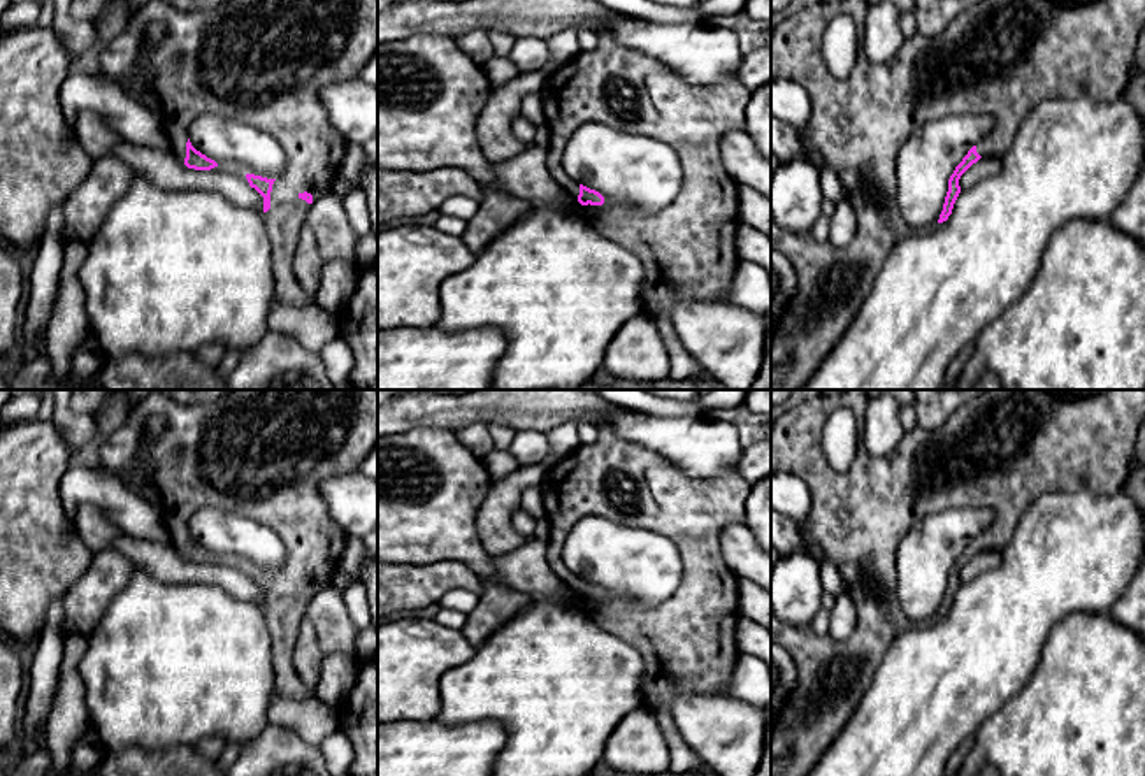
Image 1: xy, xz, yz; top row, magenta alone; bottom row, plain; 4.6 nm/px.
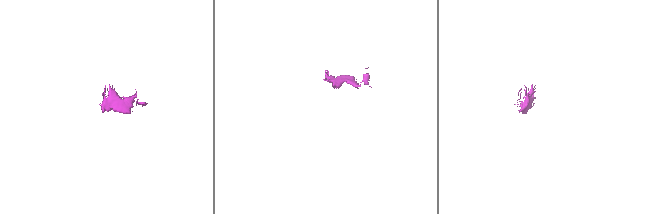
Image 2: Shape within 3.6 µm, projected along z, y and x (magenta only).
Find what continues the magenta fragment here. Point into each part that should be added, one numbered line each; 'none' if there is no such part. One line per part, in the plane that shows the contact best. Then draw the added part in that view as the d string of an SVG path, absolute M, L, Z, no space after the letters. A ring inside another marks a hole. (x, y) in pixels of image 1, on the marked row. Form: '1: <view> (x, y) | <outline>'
1: xy (264, 62) | M162 0L148 2L133 11L126 26L100 53L100 72L119 79L142 65L151 75L158 100L158 116L169 139L169 151L184 163L190 125L202 114L251 123L272 135L286 158L284 172L272 184L270 209L260 214L272 244L272 270L276 297L286 304L314 302L293 272L293 256L311 204L299 195L307 191L313 202L328 193L339 174L344 139L330 123L320 102L320 91L334 83L356 79L371 56L378 51L378 0L225 0L202 11L179 11ZM158 23L165 35L153 46L144 46L144 33Z

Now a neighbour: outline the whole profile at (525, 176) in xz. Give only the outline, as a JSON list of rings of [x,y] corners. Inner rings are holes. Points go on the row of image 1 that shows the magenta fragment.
[[[530,144],[520,154],[495,163],[495,174],[502,188],[515,197],[525,198],[534,204],[562,200],[569,205],[571,212],[585,218],[585,205],[571,197],[550,174],[546,167],[546,149]]]

